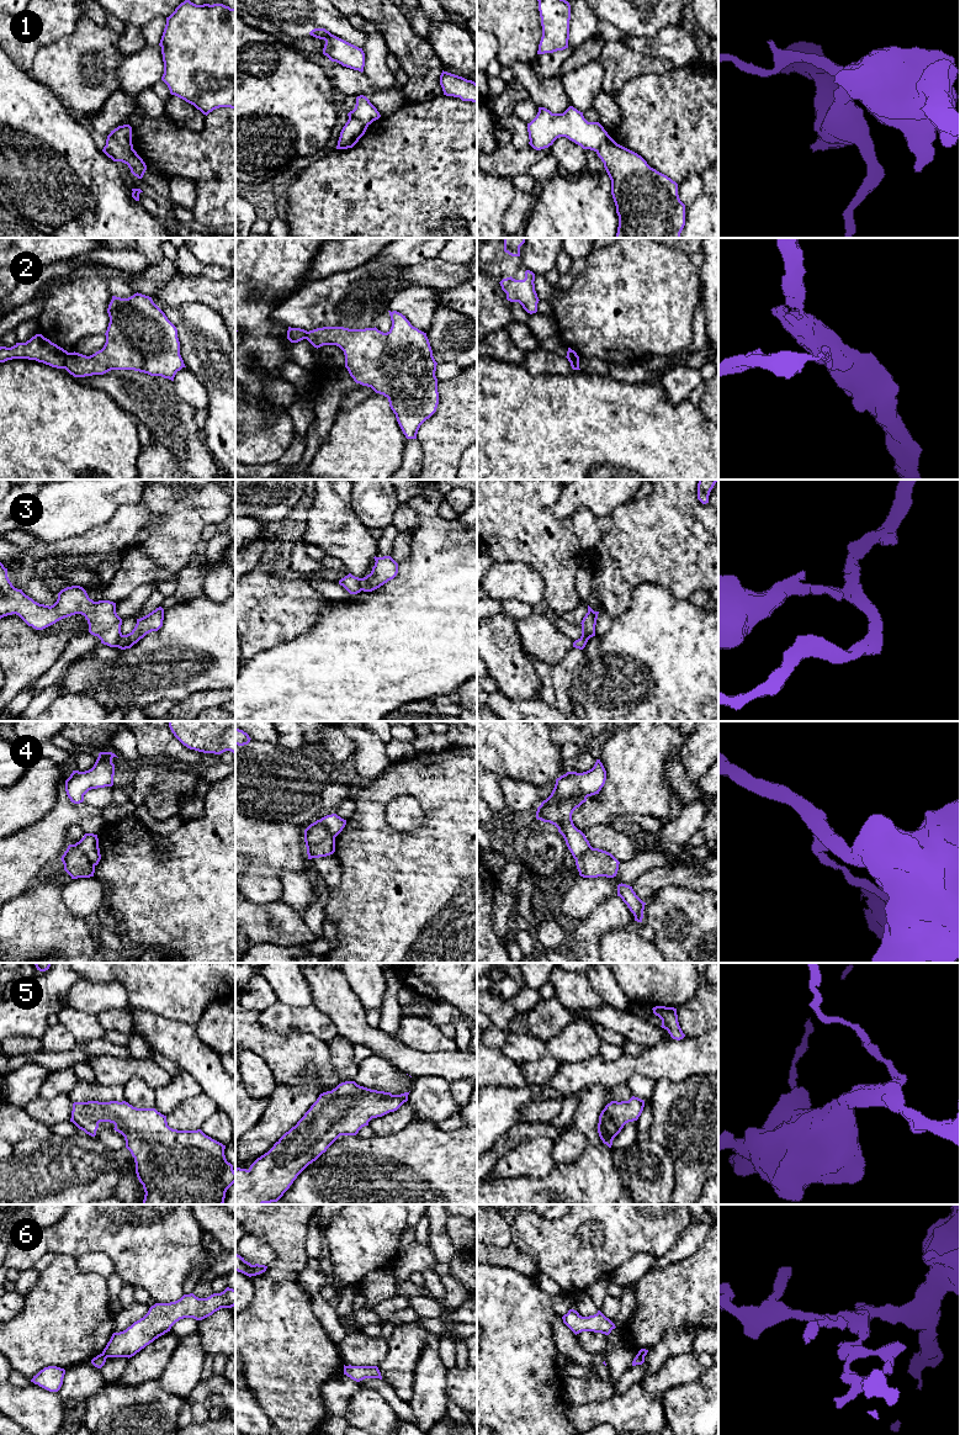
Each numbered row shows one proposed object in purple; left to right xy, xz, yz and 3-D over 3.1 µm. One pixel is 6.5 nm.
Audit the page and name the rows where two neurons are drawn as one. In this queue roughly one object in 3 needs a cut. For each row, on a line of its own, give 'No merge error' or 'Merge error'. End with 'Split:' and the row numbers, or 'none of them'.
1: Merge error
2: Merge error
3: Merge error
4: Merge error
5: No merge error
6: Merge error
Split: 1, 2, 3, 4, 6

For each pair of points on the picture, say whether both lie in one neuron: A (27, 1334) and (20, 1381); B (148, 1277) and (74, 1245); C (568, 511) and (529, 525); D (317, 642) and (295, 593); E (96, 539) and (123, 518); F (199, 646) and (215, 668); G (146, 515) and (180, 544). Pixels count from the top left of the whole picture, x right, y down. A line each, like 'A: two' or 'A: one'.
A: two
B: one
C: two
D: two
E: one
F: one
G: two

